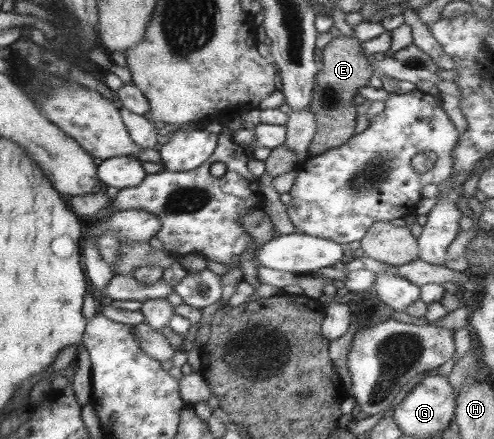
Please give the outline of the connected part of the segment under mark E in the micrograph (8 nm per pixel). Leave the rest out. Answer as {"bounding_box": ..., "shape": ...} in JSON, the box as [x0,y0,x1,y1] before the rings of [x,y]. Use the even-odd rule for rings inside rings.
{"bounding_box":[307,34,373,157],"shape":[[[339,34],[321,49],[320,56],[322,61],[315,75],[315,87],[307,108],[316,121],[316,131],[308,145],[308,157],[340,146],[352,137],[357,111],[361,109],[354,106],[353,98],[357,95],[358,87],[367,85],[373,75],[372,65],[360,48],[359,41],[352,37]]]}

